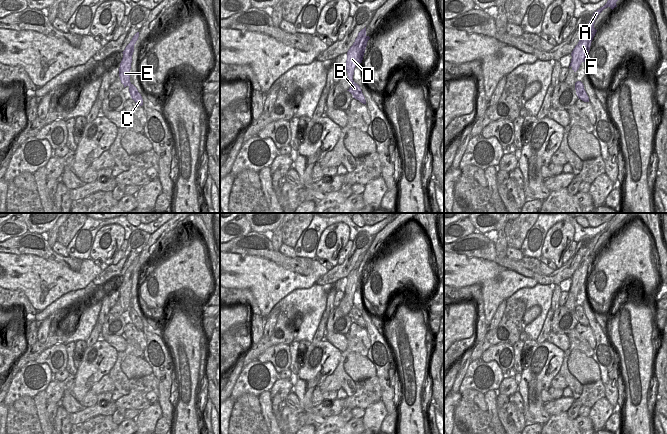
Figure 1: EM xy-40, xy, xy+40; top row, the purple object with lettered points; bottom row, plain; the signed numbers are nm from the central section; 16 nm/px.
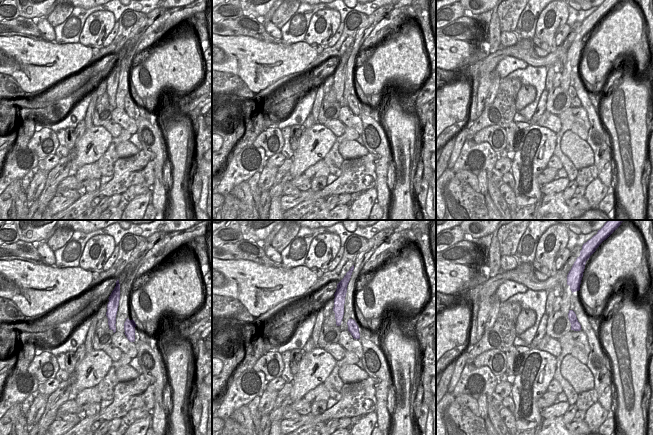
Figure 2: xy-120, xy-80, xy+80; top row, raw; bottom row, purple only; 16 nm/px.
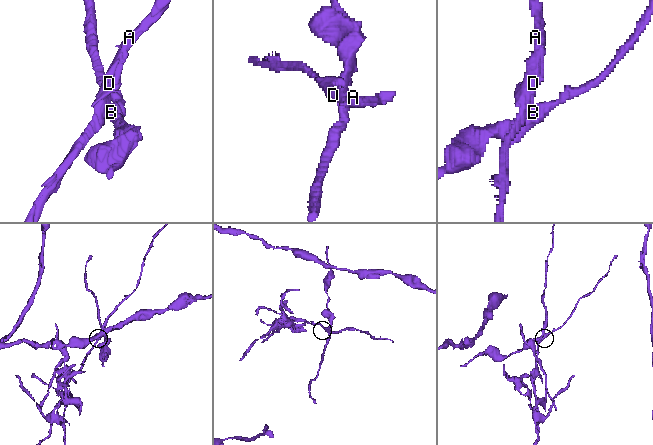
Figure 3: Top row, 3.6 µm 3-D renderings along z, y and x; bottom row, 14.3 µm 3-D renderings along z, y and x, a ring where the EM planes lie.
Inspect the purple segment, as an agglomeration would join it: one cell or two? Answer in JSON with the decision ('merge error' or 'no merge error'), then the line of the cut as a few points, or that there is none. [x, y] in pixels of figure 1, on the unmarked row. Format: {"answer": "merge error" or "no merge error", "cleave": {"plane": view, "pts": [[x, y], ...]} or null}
{"answer": "merge error", "cleave": {"plane": "xy-40", "pts": [[130, 306], [129, 310]]}}

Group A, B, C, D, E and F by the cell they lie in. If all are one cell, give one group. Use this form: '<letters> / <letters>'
A D E F / B C

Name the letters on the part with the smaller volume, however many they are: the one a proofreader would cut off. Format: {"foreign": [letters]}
{"foreign": ["B", "C"]}

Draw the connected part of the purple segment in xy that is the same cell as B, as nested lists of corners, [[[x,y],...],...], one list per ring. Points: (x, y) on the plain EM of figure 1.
[[[354,306],[353,308],[351,308],[350,312],[347,315],[349,315],[353,319],[353,322],[359,324],[363,328],[366,328],[365,321],[360,310],[357,307]]]

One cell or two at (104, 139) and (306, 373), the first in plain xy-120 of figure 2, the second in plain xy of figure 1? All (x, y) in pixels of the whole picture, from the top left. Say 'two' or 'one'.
one

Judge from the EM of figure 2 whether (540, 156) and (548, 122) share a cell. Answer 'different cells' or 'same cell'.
different cells

